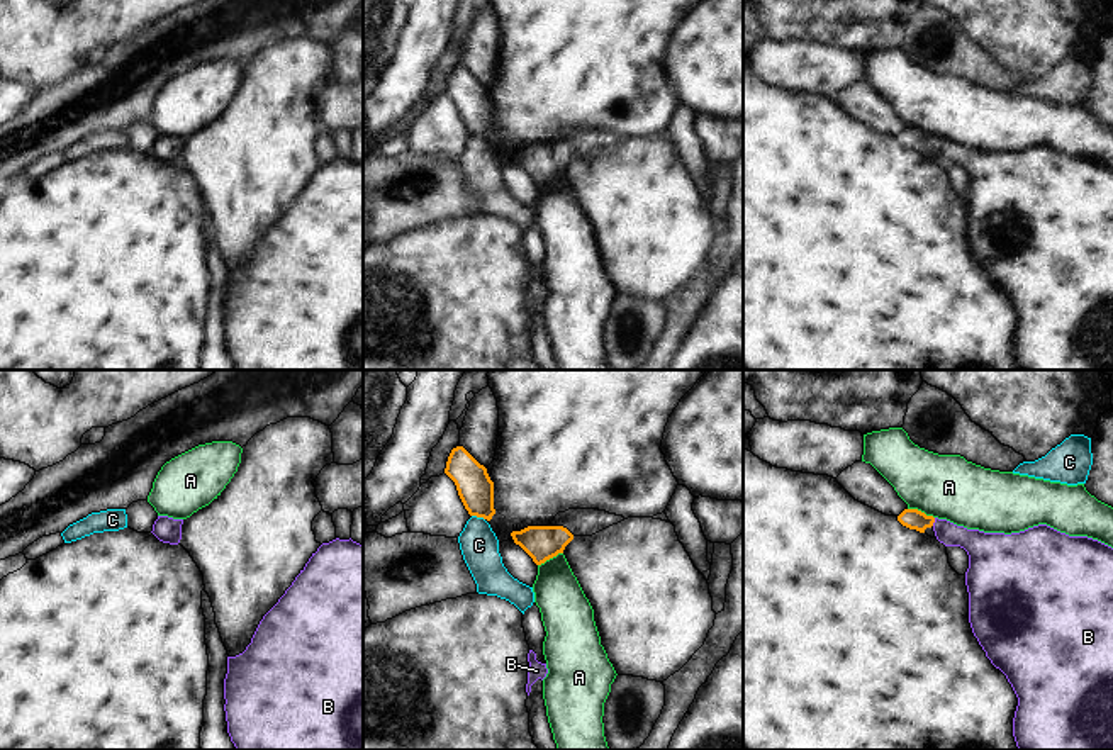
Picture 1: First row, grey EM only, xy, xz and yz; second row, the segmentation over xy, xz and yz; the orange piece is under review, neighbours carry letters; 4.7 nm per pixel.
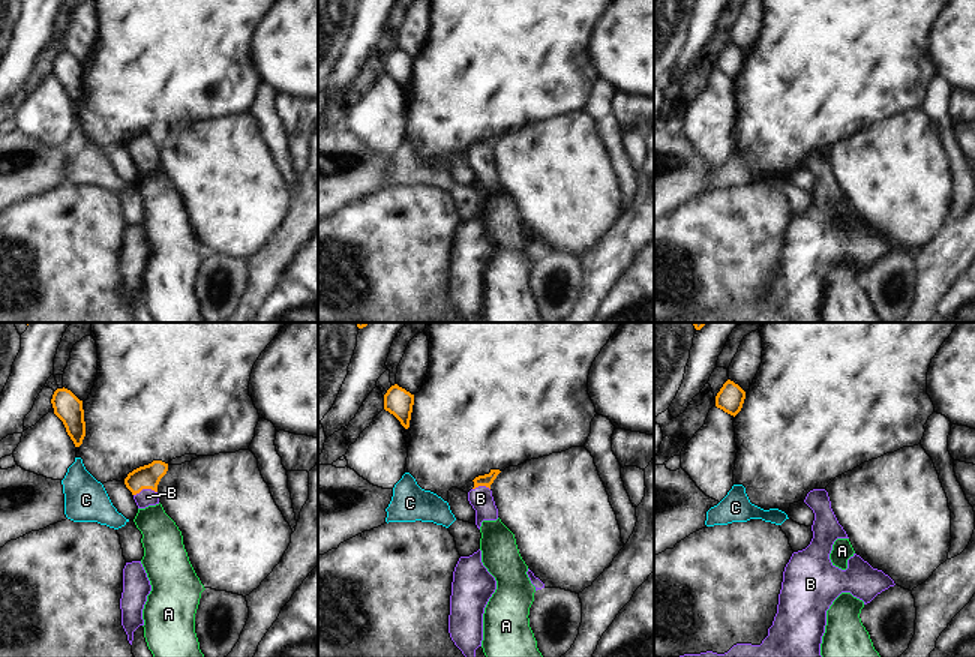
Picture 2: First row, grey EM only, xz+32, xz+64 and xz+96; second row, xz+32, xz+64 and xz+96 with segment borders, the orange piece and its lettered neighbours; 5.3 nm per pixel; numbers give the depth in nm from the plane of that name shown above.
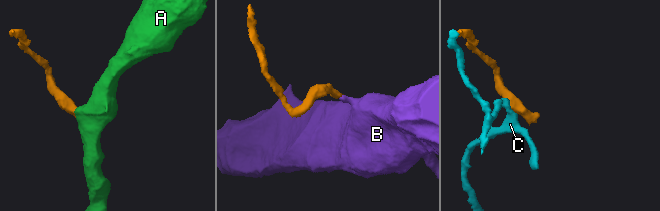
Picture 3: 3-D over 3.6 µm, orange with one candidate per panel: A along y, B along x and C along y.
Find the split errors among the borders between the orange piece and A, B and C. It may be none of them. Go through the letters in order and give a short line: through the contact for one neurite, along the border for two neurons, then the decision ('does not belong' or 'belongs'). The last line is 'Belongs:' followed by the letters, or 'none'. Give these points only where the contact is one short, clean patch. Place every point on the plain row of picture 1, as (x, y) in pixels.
A: yz (908, 128), (917, 128), (934, 138) | does not belong
B: yz (911, 138), (934, 141), (947, 153), (979, 165) | belongs
C: xz (472, 134), (484, 139) | does not belong
Belongs: B

